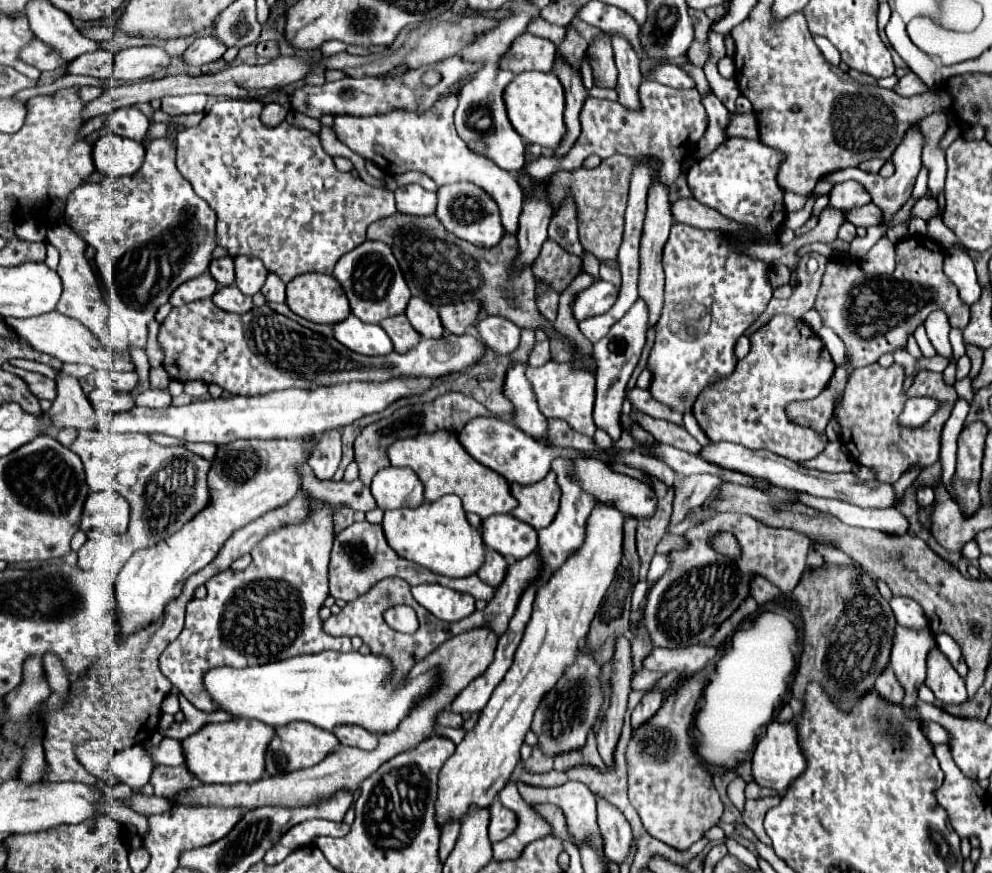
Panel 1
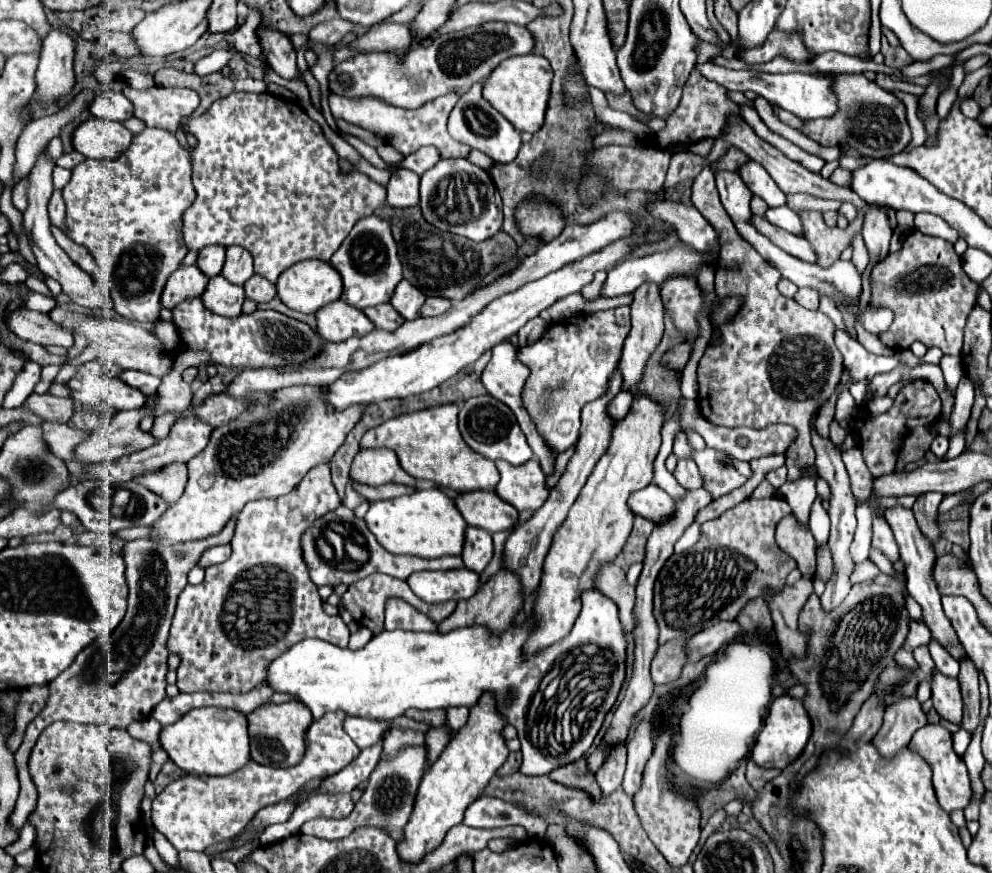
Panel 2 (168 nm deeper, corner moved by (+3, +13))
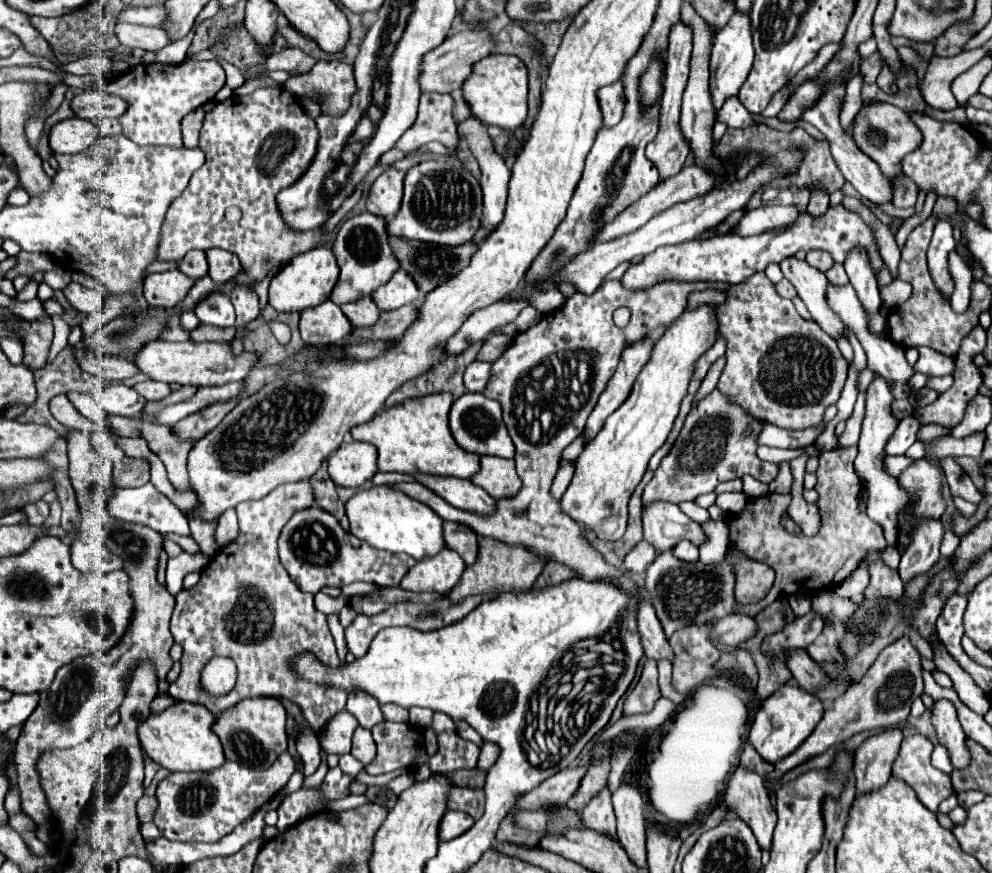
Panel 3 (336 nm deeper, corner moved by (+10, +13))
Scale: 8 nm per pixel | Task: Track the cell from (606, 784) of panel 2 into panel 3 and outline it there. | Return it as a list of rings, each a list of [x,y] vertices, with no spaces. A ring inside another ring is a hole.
[[[605,786],[601,792],[597,792],[597,798],[593,796],[593,802],[589,802],[583,808],[583,822],[585,828],[597,830],[597,832],[615,832],[615,814],[611,806],[611,790]]]

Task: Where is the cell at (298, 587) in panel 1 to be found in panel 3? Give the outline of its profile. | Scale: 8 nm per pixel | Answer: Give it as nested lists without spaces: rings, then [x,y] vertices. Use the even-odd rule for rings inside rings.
[[[297,482],[297,484],[281,484],[275,488],[269,496],[253,502],[241,502],[237,510],[239,518],[239,534],[235,540],[231,540],[227,546],[223,546],[215,558],[207,564],[207,568],[201,572],[201,580],[191,590],[181,590],[177,594],[177,604],[171,618],[171,634],[177,644],[183,644],[183,656],[181,656],[181,674],[179,678],[169,686],[169,694],[187,702],[197,702],[207,706],[213,714],[219,714],[237,702],[253,696],[285,696],[291,702],[299,704],[307,722],[317,732],[325,720],[329,720],[333,714],[345,708],[347,694],[335,688],[323,688],[317,684],[309,684],[299,680],[293,672],[287,668],[287,660],[303,650],[311,650],[317,654],[317,658],[325,664],[337,666],[339,656],[333,642],[333,636],[329,632],[315,632],[315,604],[311,592],[301,592],[297,584],[287,576],[279,556],[277,556],[277,540],[281,534],[281,528],[287,524],[287,520],[293,516],[293,512],[305,510],[315,504],[313,488],[311,484]],[[213,656],[229,656],[237,664],[237,684],[235,688],[225,696],[209,696],[207,692],[201,692],[201,668],[207,664]]]

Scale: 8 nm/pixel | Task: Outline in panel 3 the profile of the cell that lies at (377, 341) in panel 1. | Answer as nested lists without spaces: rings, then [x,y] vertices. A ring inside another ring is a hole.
[[[325,300],[323,304],[305,308],[301,312],[299,330],[307,346],[327,346],[339,344],[345,336],[353,334],[355,328],[349,324],[349,318],[341,312],[337,304]]]

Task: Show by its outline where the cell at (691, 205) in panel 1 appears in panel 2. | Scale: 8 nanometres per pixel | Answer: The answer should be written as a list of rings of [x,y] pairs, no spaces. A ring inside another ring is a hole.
[[[756,216],[756,228],[758,228],[760,234],[764,234],[768,240],[772,240],[786,254],[796,256],[796,258],[810,262],[810,264],[818,264],[818,256],[816,256],[814,248],[810,246],[810,242],[806,238],[794,236],[794,234],[782,230],[782,228],[776,228],[770,222],[766,222],[762,216]]]

